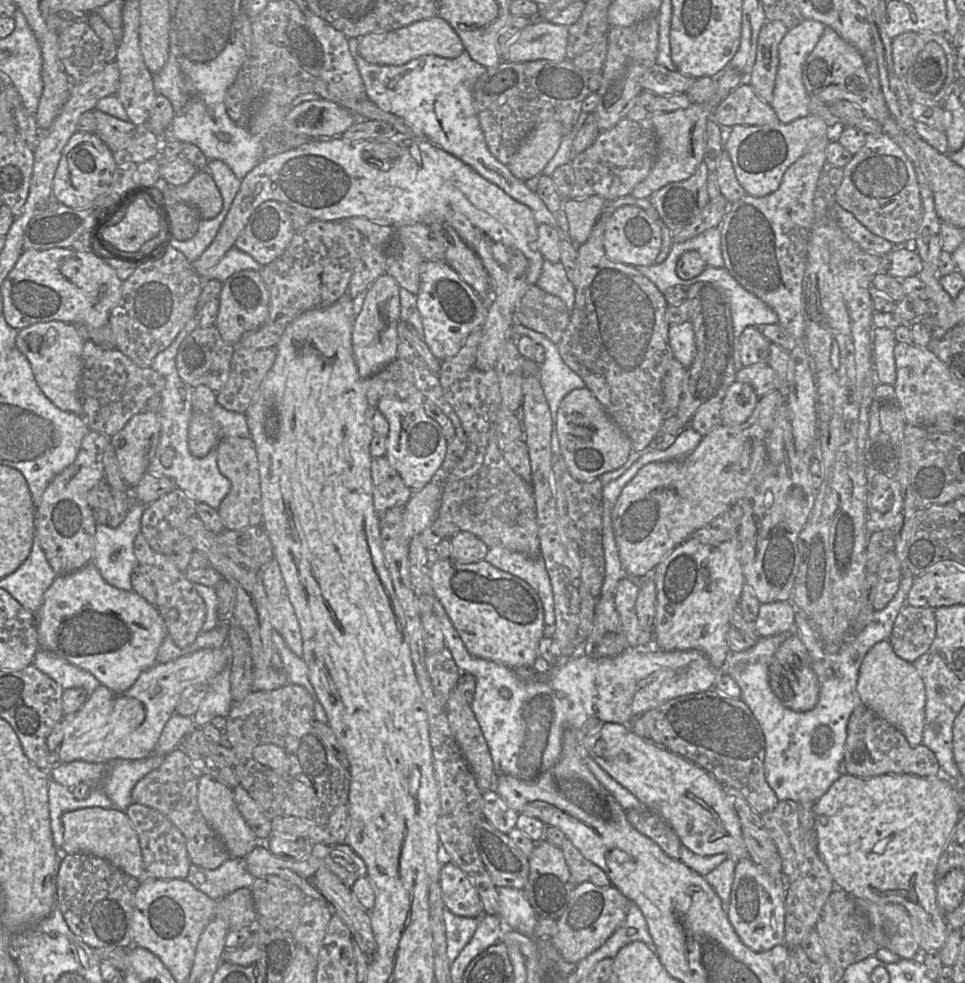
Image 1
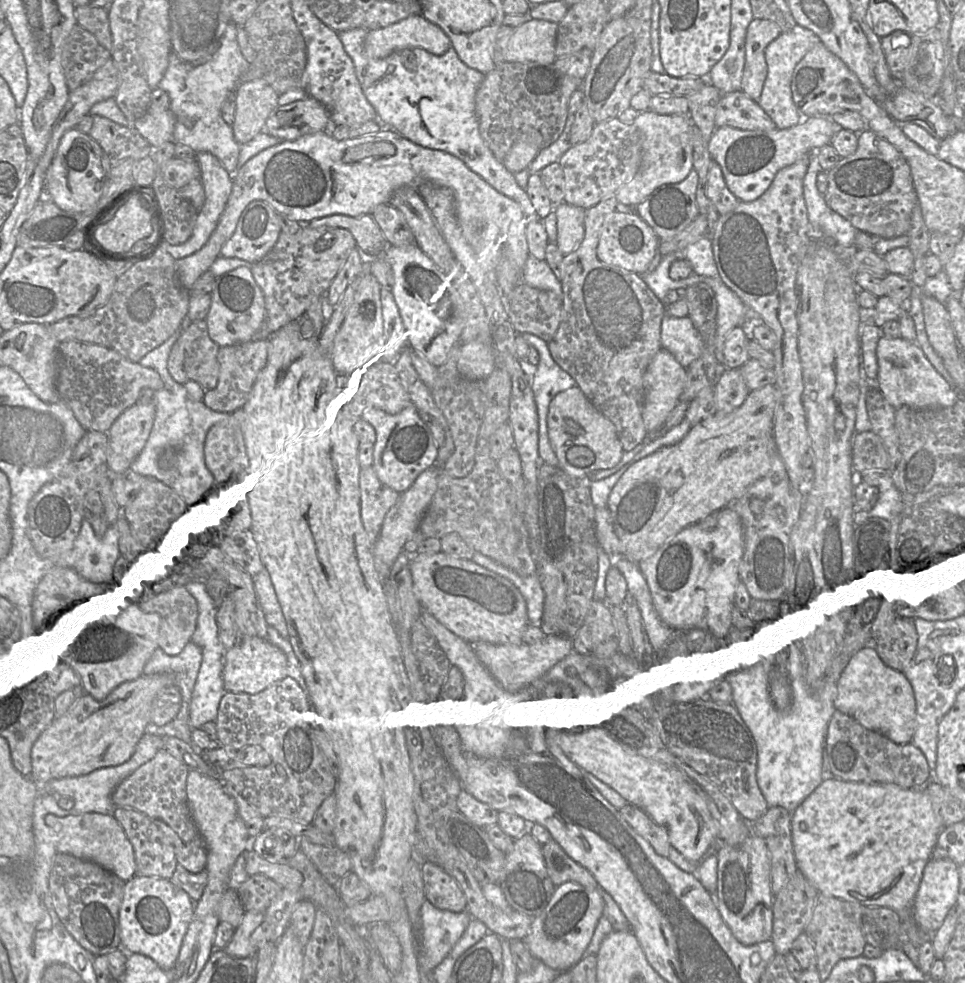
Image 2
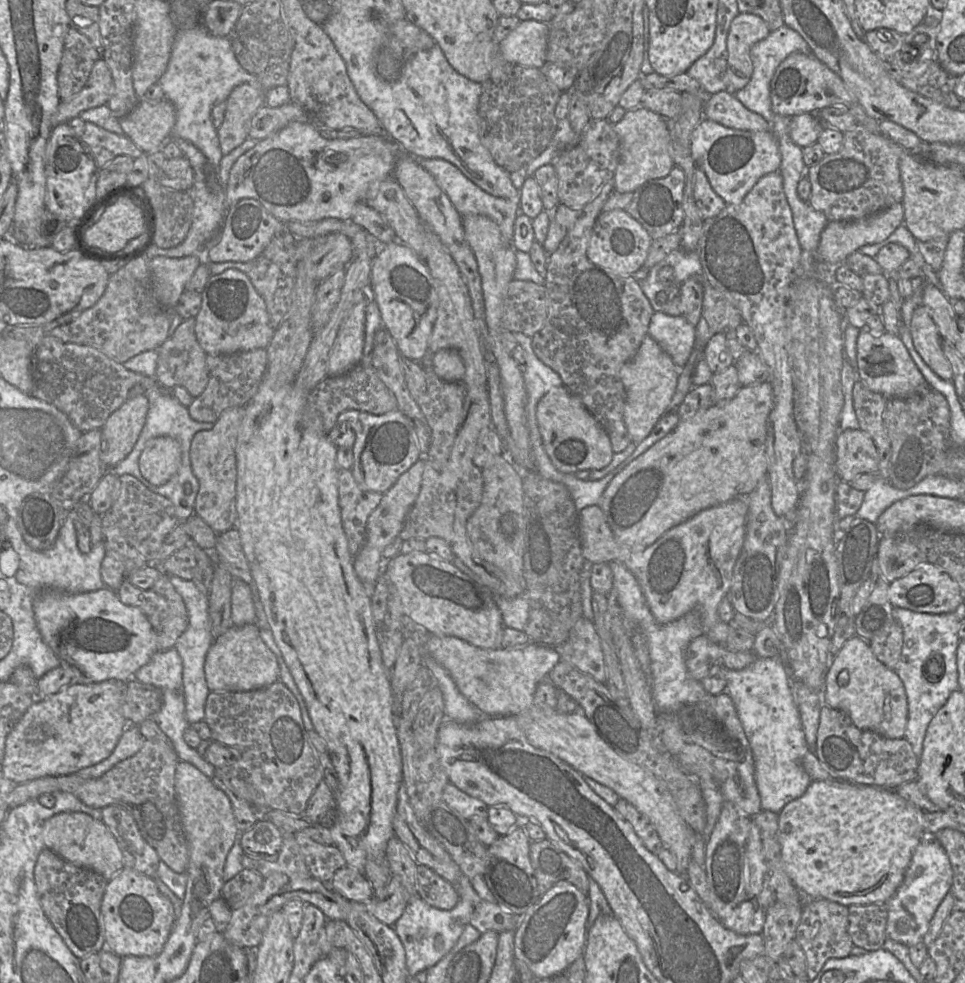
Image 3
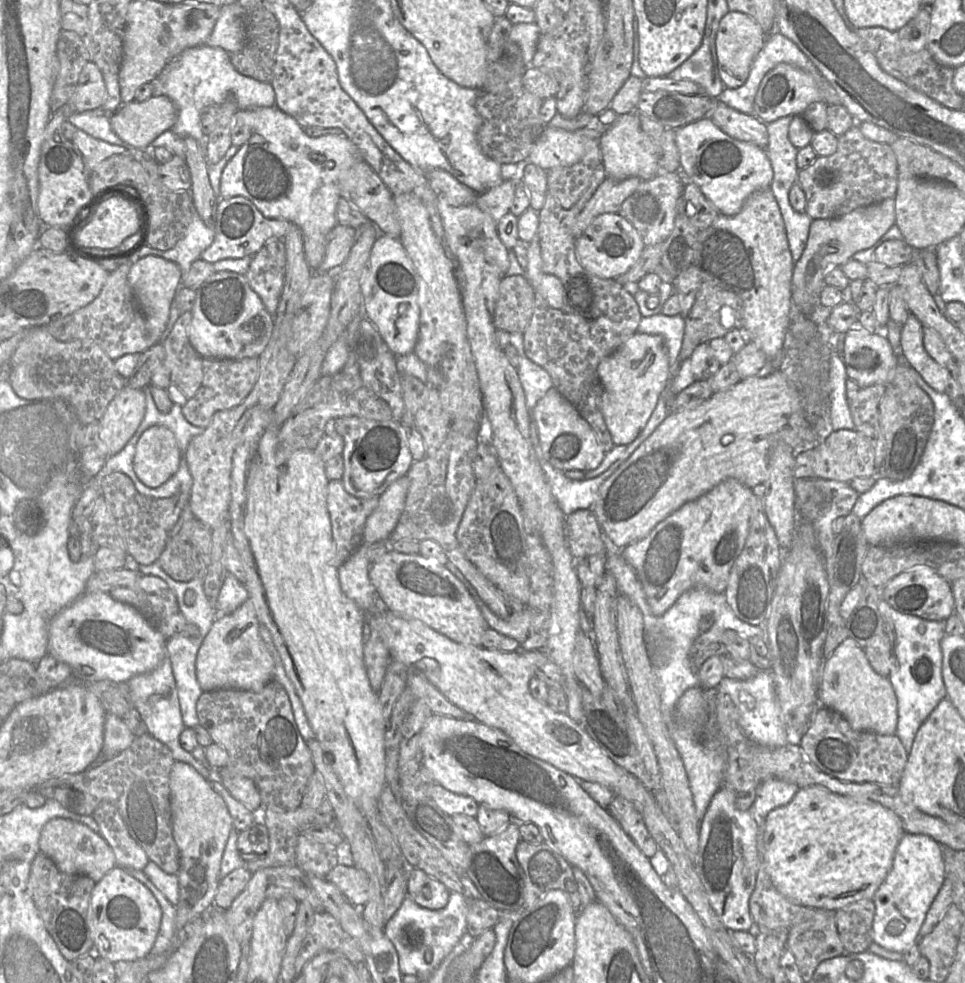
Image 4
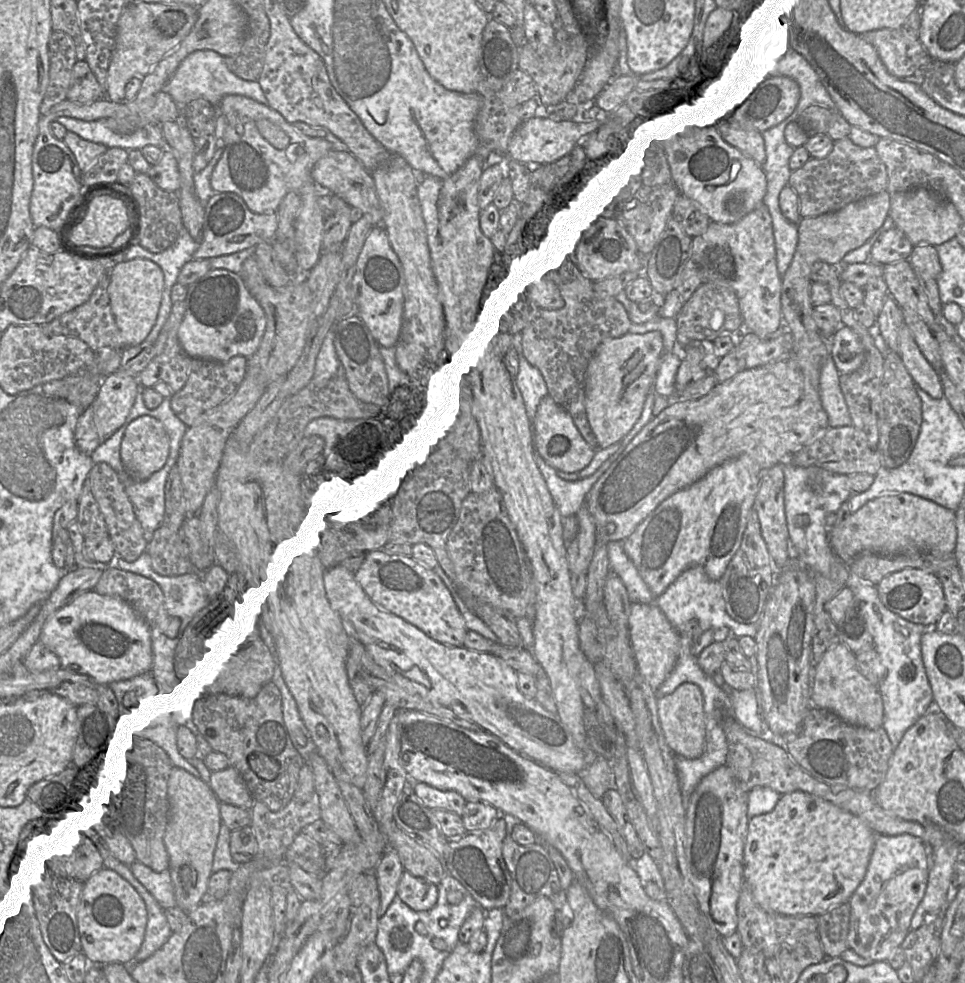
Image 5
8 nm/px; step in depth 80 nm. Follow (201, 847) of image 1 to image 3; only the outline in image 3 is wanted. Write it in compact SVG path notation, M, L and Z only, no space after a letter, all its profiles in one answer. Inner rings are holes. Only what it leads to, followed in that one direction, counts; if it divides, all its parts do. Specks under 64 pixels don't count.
M146 739L135 755L117 763L99 778L84 779L74 773L18 784L7 797L8 808L14 809L40 795L56 791L69 792L92 808L101 809L108 805L125 807L132 812L142 836L155 849L160 861L175 873L185 873L189 863L189 849L174 787L178 762L172 746L162 741Z

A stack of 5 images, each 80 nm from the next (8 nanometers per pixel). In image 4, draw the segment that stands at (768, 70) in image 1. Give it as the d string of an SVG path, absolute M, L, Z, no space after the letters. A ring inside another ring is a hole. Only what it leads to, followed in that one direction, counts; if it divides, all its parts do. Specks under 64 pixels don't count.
M729 11L719 22L715 36L715 54L719 76L728 89L739 88L747 81L753 61L768 35L751 16Z

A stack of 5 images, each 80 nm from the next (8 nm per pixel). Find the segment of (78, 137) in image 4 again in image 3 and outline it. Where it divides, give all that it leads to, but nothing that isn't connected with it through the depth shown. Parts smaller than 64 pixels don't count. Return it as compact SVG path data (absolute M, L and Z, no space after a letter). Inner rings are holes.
M85 122L83 134L79 138L99 169L117 156L127 155L136 159L143 154L124 134L109 132L91 122Z

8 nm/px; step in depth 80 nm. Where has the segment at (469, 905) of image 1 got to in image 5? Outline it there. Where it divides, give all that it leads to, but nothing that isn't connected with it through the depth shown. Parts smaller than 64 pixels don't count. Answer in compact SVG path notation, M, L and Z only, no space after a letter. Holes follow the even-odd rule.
M405 871L401 876L396 897L400 898L414 911L427 911L438 901L437 885Z

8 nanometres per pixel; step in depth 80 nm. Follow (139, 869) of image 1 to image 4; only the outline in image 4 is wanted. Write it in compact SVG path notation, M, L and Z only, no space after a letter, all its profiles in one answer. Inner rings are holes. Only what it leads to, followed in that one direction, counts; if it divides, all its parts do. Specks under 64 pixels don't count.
M53 818L45 823L39 838L39 851L49 857L61 872L85 875L94 882L119 866L111 847L99 832L67 818Z

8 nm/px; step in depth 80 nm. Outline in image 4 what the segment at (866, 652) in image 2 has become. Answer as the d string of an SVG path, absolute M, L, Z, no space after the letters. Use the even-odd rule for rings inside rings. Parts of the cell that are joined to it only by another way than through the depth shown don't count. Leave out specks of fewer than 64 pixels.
M847 637L824 662L820 675L818 702L821 706L840 713L855 730L895 735L898 723L898 703L893 686L887 676L881 676L871 667L864 649Z

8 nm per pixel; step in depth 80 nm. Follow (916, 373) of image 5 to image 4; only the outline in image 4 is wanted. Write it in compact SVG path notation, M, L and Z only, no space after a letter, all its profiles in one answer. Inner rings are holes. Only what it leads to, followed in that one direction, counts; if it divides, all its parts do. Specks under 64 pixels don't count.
M909 315L901 326L900 353L907 364L931 388L946 391L949 371L938 364L925 350L923 344L924 325L914 315Z

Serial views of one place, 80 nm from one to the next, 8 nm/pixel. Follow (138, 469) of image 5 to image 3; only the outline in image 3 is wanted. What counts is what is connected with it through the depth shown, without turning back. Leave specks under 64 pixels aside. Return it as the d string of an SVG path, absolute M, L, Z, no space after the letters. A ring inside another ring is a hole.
M170 436L151 438L139 457L142 477L153 486L167 483L181 465L181 446Z

